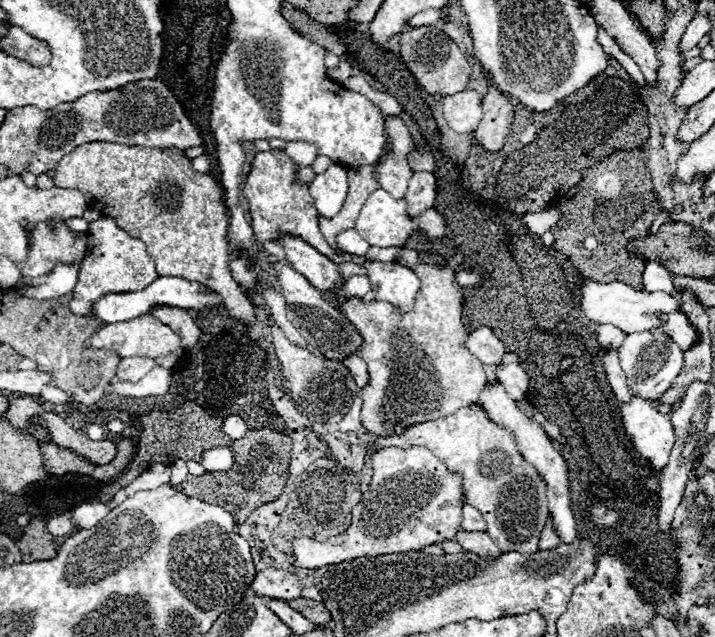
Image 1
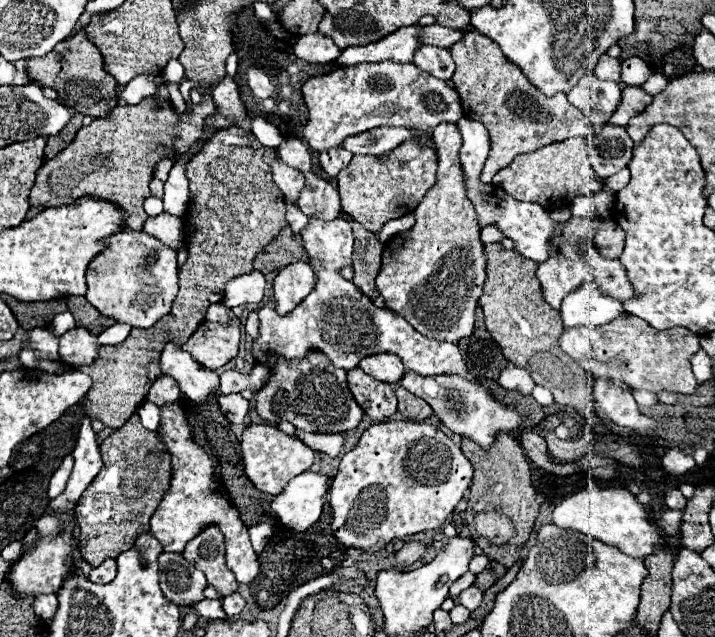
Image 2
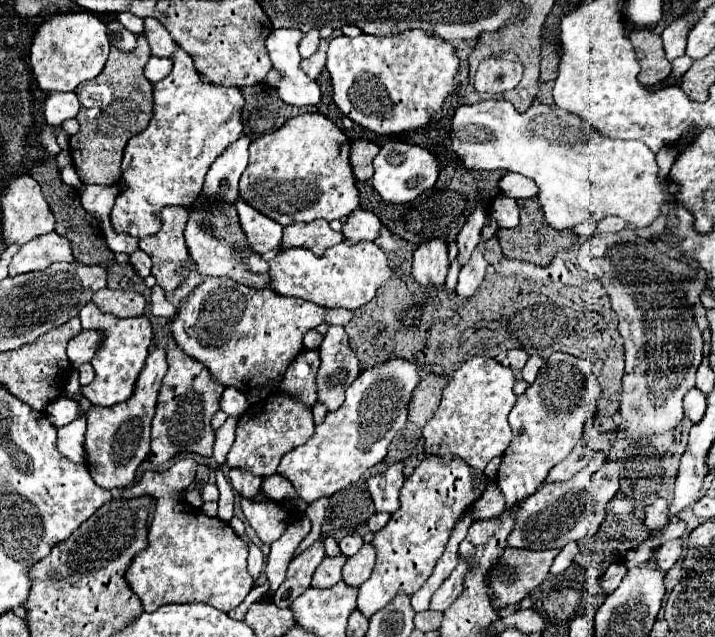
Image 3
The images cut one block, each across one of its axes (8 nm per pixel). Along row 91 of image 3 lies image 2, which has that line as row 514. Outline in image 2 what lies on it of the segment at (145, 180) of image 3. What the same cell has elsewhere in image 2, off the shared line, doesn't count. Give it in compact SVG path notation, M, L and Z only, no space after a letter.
M178 402L166 404L162 408L162 422L156 432L160 434L172 456L172 480L166 496L152 514L150 532L160 540L164 552L180 554L184 552L184 546L194 536L198 536L206 526L218 524L226 540L228 568L234 572L240 584L252 584L260 574L260 564L258 564L258 554L248 538L248 528L242 522L238 508L230 502L230 496L224 490L224 486L214 480L214 466L210 456L198 444L192 442L192 428L188 426Z

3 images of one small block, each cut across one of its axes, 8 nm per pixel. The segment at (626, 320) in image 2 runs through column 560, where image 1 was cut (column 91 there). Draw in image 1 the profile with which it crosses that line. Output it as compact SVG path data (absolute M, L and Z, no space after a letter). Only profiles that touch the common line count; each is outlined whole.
M146 314L146 316L138 316L138 318L132 318L132 320L126 320L126 322L104 324L98 332L94 332L86 340L86 348L106 348L110 352L116 352L122 358L130 358L130 356L160 358L160 356L166 356L166 354L174 352L176 348L180 348L180 338L170 326L162 324L152 314Z

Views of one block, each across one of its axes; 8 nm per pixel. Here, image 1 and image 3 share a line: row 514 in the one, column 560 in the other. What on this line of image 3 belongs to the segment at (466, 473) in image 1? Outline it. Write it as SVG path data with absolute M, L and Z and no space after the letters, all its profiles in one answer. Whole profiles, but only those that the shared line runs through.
M606 462L594 474L580 472L568 482L544 484L530 498L522 502L516 518L516 526L508 536L508 546L530 548L530 550L550 550L562 548L572 540L582 540L598 532L606 518L606 504L614 498L620 488L620 468L616 462Z

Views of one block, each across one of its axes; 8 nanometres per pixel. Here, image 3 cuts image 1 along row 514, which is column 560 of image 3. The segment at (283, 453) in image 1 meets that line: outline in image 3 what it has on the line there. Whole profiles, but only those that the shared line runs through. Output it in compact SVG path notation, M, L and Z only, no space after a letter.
M528 198L528 200L518 200L518 208L520 208L520 224L512 230L500 230L498 232L498 240L500 246L504 250L504 254L508 258L518 258L518 260L526 260L526 262L534 262L540 266L550 264L550 260L554 258L554 254L562 248L572 248L578 244L578 236L572 230L552 230L540 212L540 204L538 198Z

